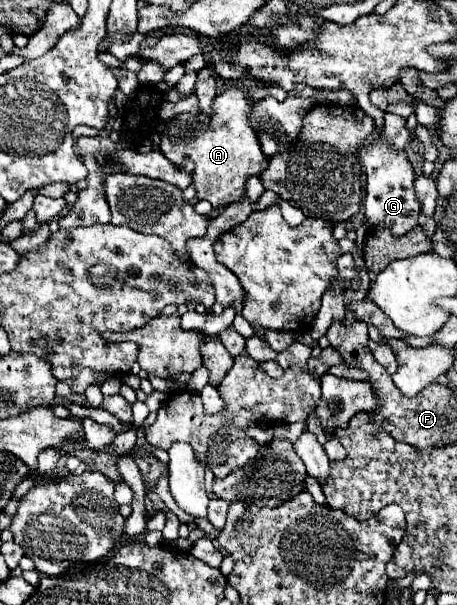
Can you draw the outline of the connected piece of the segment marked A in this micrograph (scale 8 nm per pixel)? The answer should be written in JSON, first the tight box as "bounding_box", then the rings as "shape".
{"bounding_box":[161,90,267,206],"shape":[[[225,90],[213,102],[215,114],[209,118],[209,130],[201,132],[197,126],[197,118],[191,114],[181,114],[171,122],[165,122],[165,132],[161,136],[161,152],[173,164],[181,166],[183,154],[187,154],[195,162],[193,170],[193,186],[197,188],[197,198],[211,202],[211,206],[221,206],[227,202],[239,202],[245,196],[245,182],[249,176],[261,174],[267,166],[267,156],[259,146],[257,132],[249,124],[251,114],[251,98],[245,90]]]}

